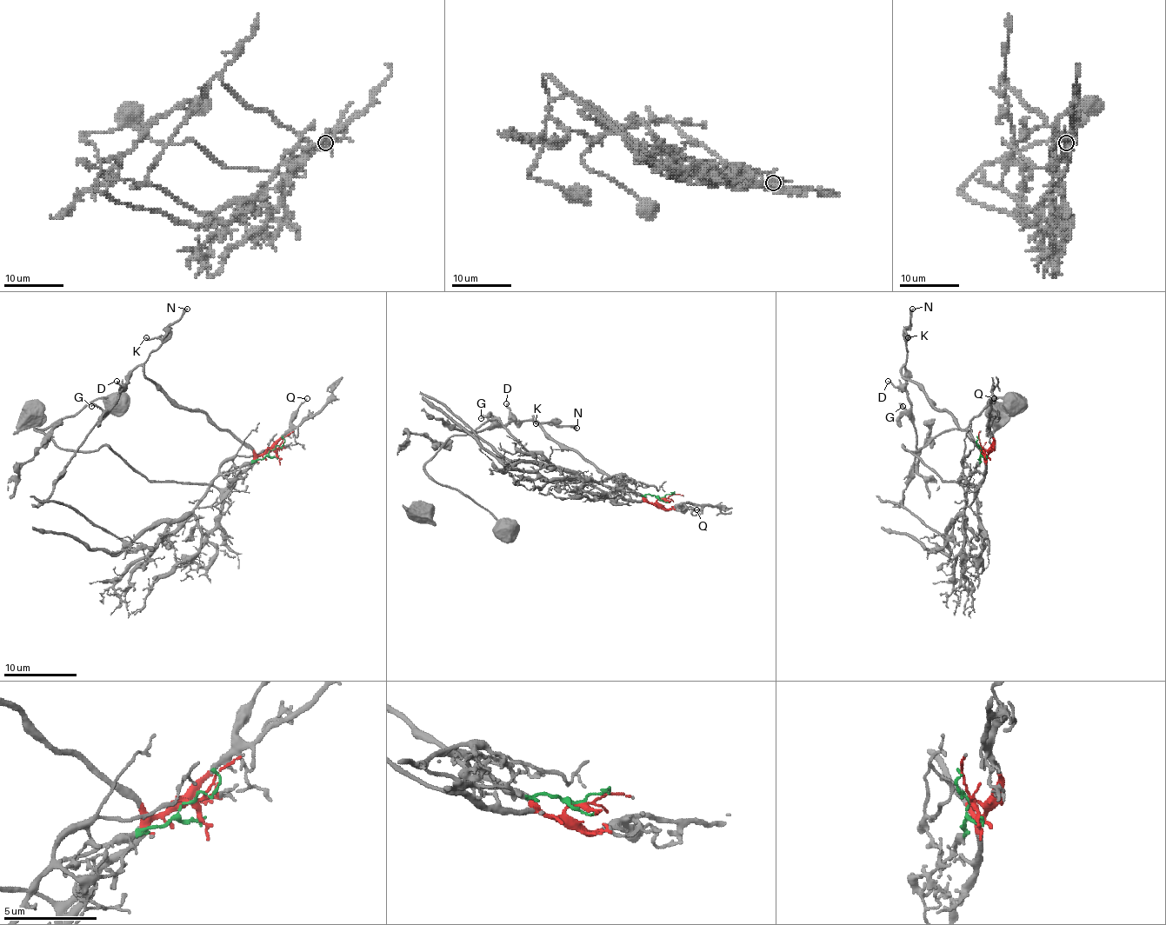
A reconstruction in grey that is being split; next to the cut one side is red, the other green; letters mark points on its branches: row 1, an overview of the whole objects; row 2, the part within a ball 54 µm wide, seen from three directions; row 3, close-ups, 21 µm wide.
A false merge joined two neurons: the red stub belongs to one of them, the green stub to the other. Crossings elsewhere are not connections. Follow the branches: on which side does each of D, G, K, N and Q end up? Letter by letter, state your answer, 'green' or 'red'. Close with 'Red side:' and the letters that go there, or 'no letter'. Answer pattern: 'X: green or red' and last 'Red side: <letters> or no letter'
D: red
G: red
K: red
N: red
Q: red
Red side: D, G, K, N, Q

